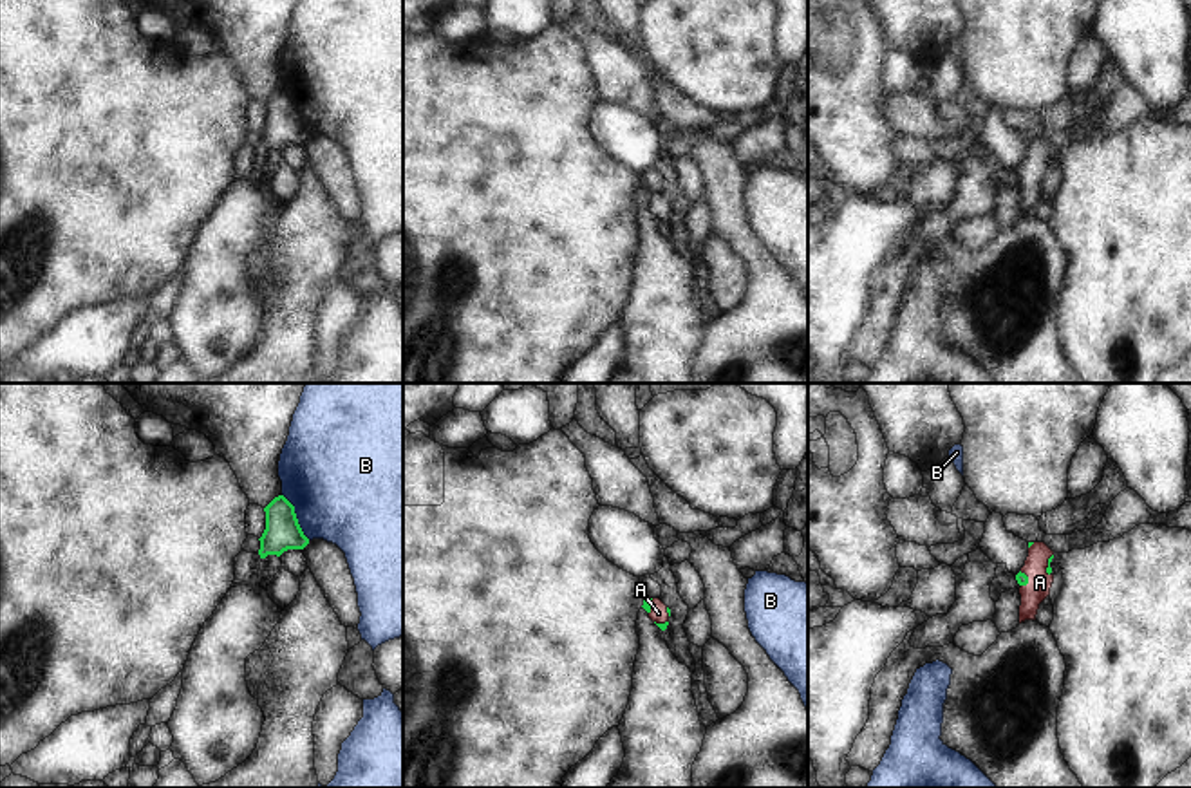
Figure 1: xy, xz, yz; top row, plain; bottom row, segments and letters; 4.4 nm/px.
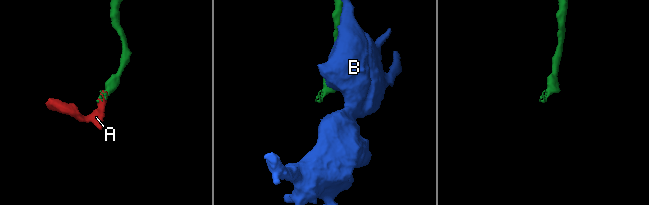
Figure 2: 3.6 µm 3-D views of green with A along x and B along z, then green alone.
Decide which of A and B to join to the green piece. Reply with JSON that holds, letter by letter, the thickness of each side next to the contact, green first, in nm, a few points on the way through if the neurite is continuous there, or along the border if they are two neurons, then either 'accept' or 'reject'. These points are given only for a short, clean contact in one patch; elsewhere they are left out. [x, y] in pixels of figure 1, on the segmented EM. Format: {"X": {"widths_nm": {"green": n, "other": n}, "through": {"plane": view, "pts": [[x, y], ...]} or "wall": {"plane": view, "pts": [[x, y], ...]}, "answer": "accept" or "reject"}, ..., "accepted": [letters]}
{"A": {"widths_nm": {"green": 30, "other": 110}, "through": {"plane": "yz", "pts": [[1049, 570], [1049, 564], [1040, 573], [1040, 582]]}, "answer": "accept"}, "B": {"widths_nm": {"green": 160, "other": 480}, "answer": "reject"}, "accepted": ["A"]}

